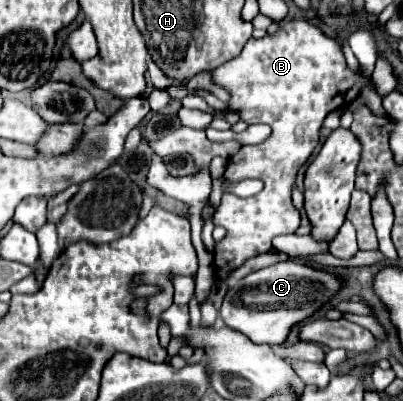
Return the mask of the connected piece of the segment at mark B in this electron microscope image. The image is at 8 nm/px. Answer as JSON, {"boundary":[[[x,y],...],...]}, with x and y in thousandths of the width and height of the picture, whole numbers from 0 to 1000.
{"boundary":[[[720,52],[680,87],[615,97],[591,142],[526,177],[526,197],[571,232],[566,277],[596,287],[596,302],[615,312],[660,307],[675,317],[675,337],[655,357],[596,367],[561,411],[556,441],[571,456],[600,446],[645,446],[655,456],[655,471],[630,491],[596,496],[586,486],[551,486],[551,506],[526,541],[531,561],[566,576],[561,591],[536,606],[531,636],[536,686],[561,696],[566,681],[610,646],[660,631],[680,591],[739,571],[744,531],[720,491],[734,426],[784,372],[804,292],[868,252],[868,222],[878,252],[908,197],[898,182],[864,172],[834,97],[809,92],[784,62],[759,52]]]}

